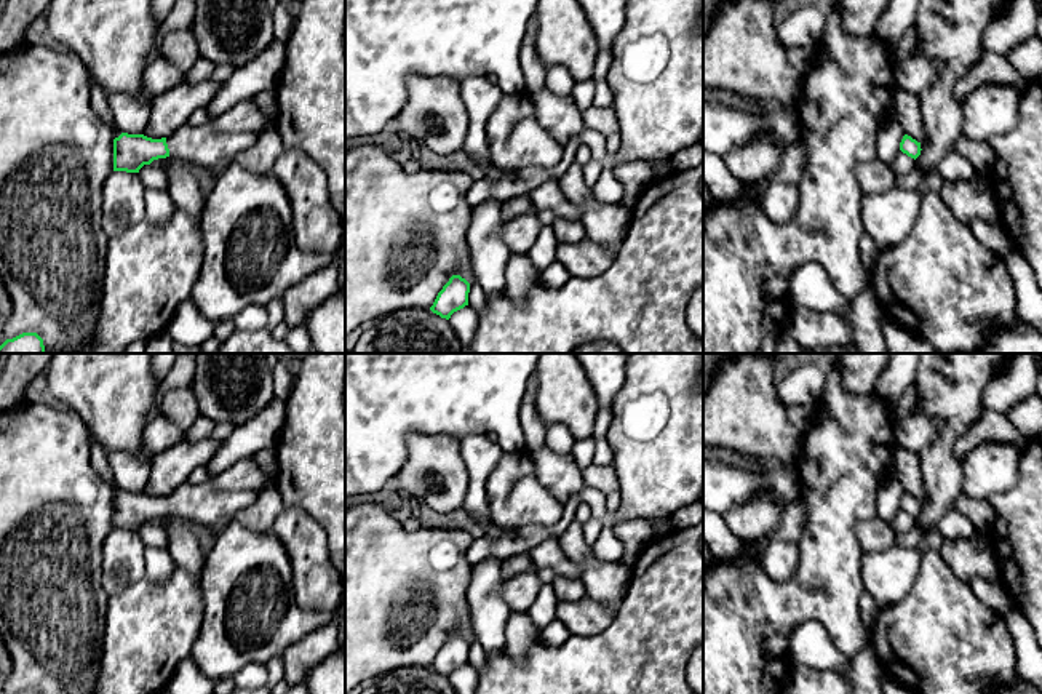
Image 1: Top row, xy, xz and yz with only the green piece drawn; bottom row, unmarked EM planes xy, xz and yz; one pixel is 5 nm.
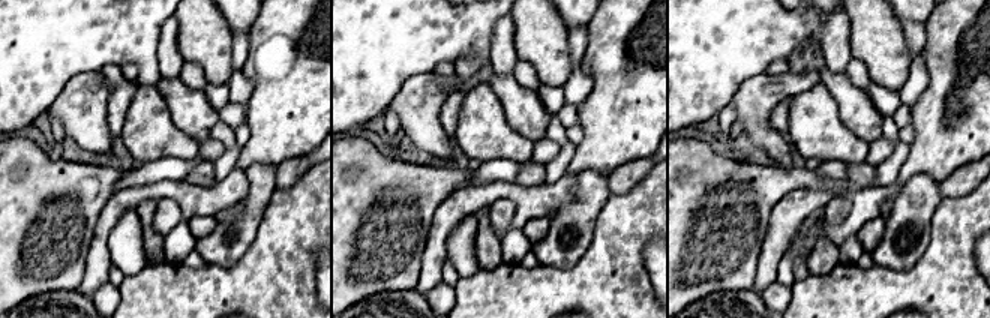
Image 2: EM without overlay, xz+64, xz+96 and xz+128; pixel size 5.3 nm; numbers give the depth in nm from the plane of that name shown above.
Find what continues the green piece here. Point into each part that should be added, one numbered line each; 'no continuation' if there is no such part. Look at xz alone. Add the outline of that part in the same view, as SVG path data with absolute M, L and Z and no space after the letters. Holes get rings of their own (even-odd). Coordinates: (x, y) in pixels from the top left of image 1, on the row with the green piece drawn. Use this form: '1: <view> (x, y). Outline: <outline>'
no continuation

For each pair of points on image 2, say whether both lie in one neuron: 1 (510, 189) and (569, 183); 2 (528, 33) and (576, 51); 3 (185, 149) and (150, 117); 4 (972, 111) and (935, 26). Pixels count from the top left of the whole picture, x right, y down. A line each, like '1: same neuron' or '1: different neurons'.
1: same neuron
2: different neurons
3: same neuron
4: same neuron

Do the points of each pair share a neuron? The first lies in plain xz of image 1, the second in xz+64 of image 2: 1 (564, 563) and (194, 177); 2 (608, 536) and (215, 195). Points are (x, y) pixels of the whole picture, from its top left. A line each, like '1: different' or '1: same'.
1: different
2: same

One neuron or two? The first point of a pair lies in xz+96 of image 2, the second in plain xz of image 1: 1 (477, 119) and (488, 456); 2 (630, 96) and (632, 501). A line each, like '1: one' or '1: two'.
1: two
2: one

